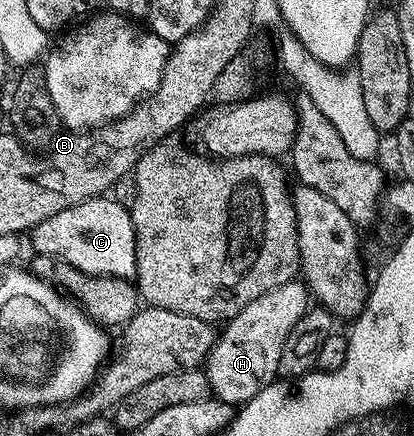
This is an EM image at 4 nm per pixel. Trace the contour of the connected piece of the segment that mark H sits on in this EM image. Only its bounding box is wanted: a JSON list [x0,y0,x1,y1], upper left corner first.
[203,279,311,407]

